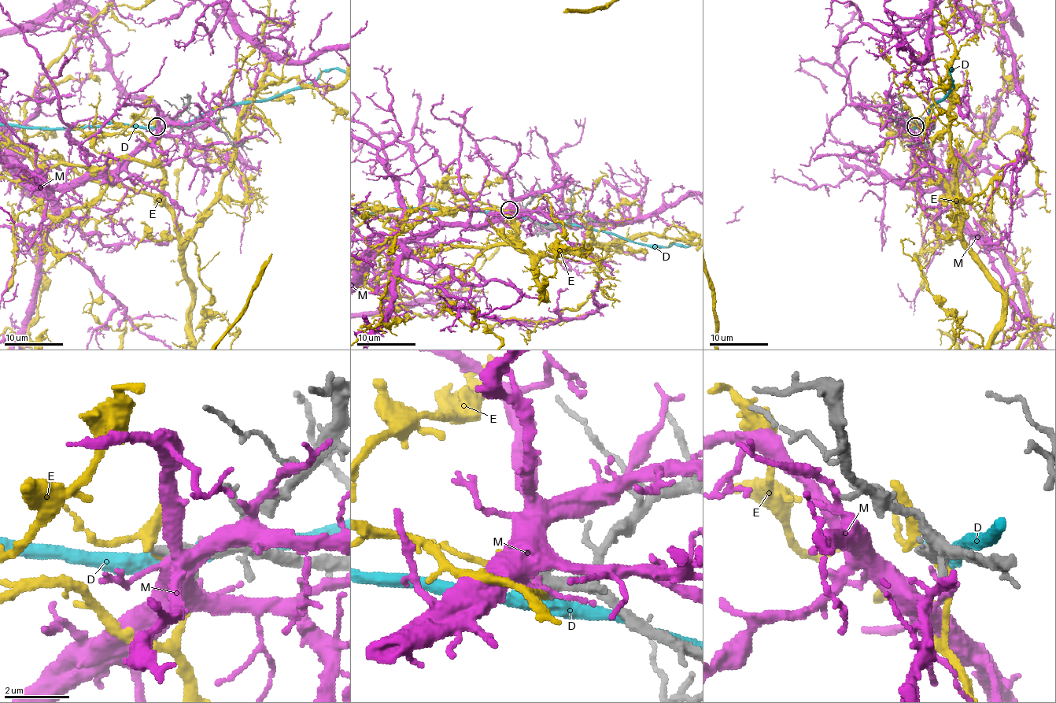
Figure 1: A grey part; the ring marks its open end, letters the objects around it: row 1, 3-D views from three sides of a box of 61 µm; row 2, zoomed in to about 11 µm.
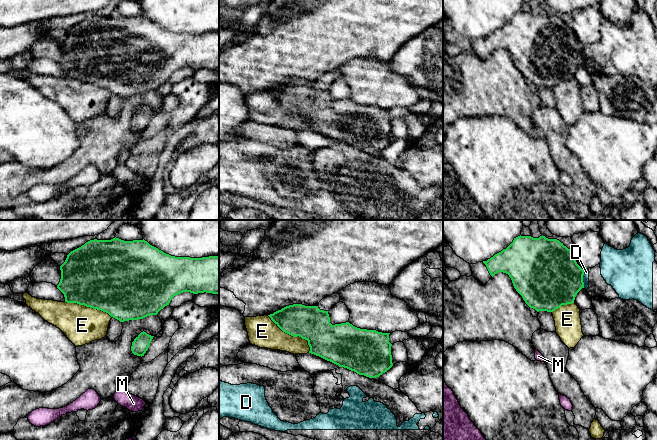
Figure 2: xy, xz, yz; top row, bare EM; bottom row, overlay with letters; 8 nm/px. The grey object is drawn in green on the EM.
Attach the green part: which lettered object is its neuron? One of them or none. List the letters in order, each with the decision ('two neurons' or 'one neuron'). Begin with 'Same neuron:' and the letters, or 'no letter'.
Same neuron: no letter
D: two neurons
E: two neurons
M: two neurons

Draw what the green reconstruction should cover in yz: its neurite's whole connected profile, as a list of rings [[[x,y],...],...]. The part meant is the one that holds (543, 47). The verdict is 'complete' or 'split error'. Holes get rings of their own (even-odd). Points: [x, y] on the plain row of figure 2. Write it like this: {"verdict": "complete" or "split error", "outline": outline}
{"verdict": "split error", "outline": [[[518,12],[501,28],[495,30],[487,37],[470,40],[472,52],[479,58],[487,59],[495,50],[503,48],[509,51],[516,67],[522,72],[525,79],[539,87],[553,88],[562,81],[574,79],[577,69],[584,64],[584,46],[577,40],[571,26],[557,15],[548,15],[545,12],[533,14],[531,12]]]}

